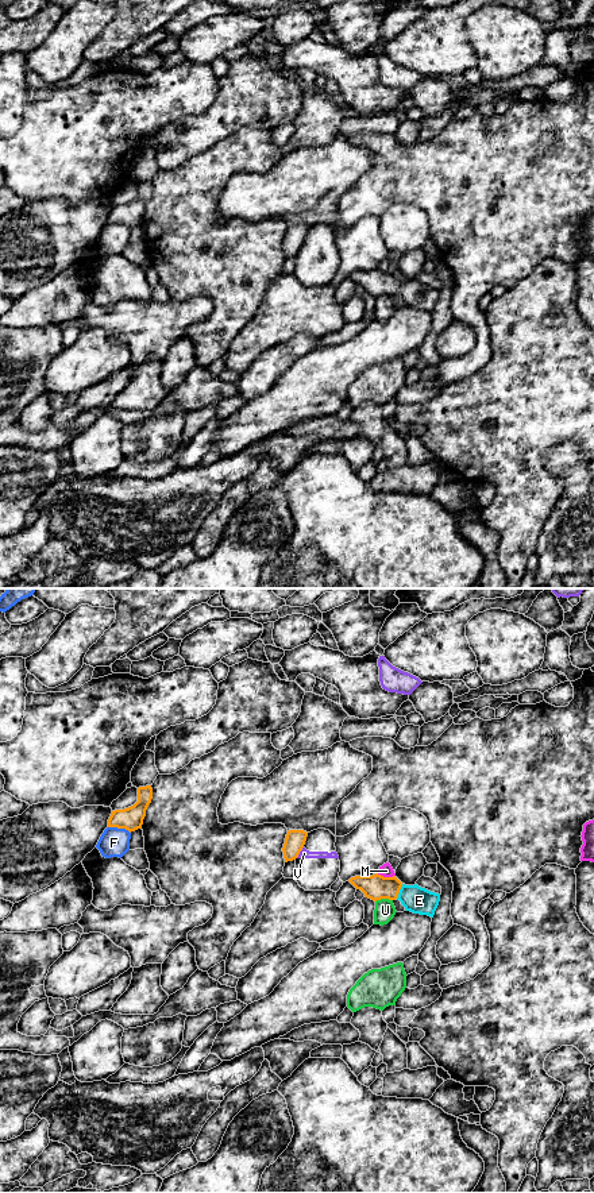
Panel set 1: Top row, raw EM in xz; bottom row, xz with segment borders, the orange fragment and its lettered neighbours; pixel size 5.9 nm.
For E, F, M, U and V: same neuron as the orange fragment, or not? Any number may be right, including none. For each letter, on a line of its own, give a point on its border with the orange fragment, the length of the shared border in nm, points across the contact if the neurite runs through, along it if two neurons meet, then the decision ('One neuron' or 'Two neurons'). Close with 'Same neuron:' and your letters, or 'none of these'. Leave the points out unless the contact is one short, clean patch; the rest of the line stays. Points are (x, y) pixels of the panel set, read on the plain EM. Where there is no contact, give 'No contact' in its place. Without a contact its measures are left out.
E: Touches orange at xz (398, 286). Shared border 100 nm. Path across: xz (375, 282), (389, 282), (398, 286), (419, 296). One neuron
F: Touches orange at xz (119, 223). Shared border 140 nm. Boundary: xz (108, 222), (126, 224), (130, 228). Two neurons
M: Touches orange at xz (386, 273). Shared border 110 nm. Boundary: xz (377, 267), (384, 271), (394, 271). Two neurons
U: Touches orange at xz (384, 293). Shared border 110 nm. Boundary: xz (392, 294), (378, 294), (375, 297). Two neurons
V: Touches orange at xz (300, 246). Shared border 80 nm. Boundary: xz (303, 242), (296, 253). Two neurons
Same neuron: E

